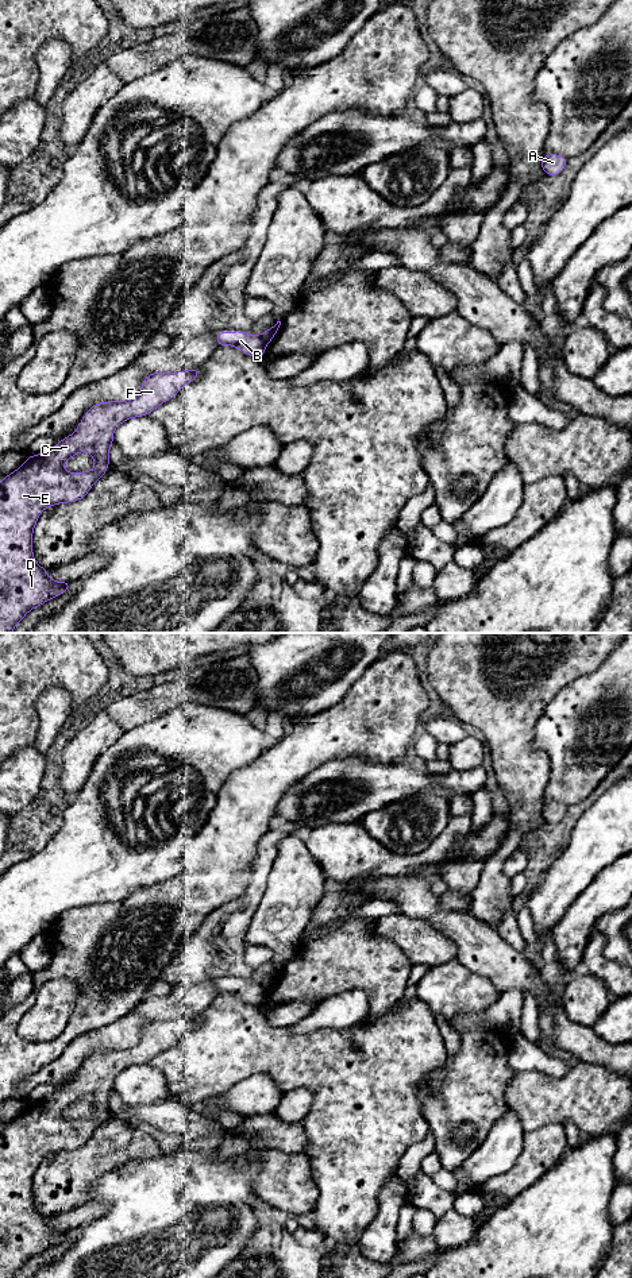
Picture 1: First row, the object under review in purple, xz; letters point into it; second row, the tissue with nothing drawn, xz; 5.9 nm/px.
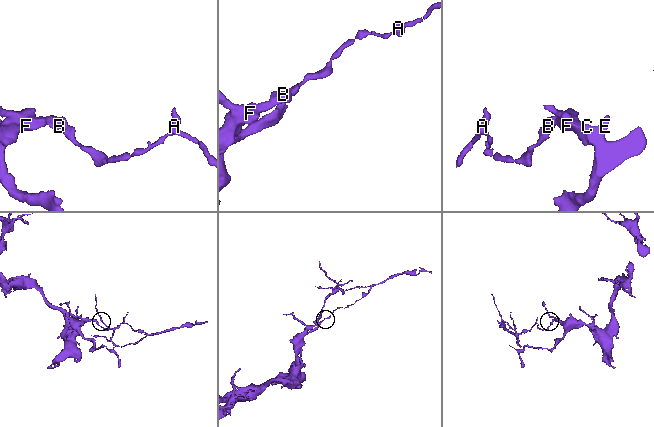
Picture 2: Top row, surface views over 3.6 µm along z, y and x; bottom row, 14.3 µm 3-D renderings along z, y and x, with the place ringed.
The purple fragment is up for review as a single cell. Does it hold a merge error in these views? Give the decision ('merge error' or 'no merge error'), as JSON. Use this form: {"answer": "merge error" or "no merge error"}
{"answer": "merge error"}

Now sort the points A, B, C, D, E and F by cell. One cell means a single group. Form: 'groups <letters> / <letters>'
groups A / B C D E F

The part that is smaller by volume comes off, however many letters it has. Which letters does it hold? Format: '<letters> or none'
A

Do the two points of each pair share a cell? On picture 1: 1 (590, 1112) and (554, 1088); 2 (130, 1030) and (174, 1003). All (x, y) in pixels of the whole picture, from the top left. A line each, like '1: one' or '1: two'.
1: one
2: two

